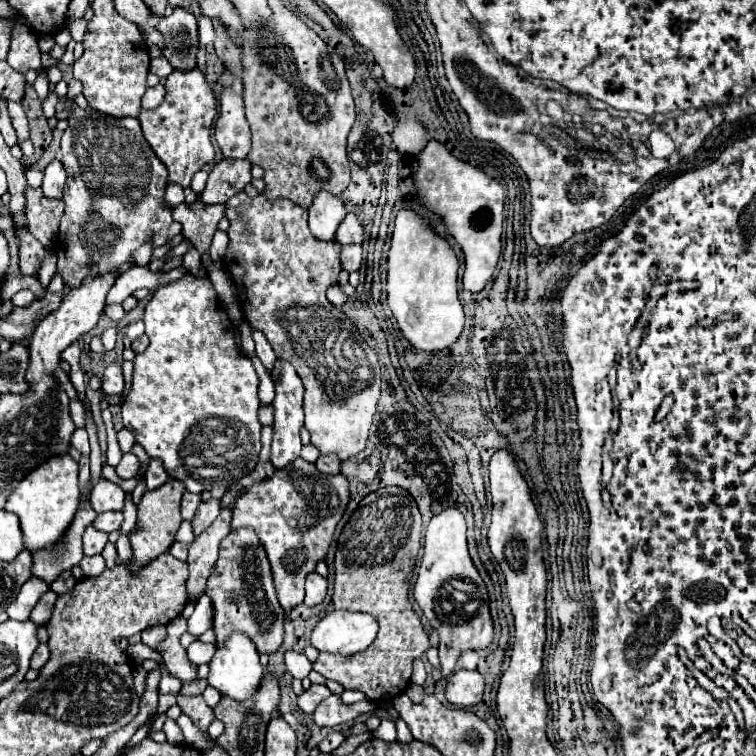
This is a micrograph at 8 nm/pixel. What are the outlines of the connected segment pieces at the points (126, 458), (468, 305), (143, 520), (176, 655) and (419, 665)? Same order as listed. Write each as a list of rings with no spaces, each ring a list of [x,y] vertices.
[[[127,452],[127,454],[123,454],[123,458],[115,470],[117,470],[119,478],[135,478],[135,476],[139,476],[139,468],[141,468],[139,458],[135,454]]]
[[[462,278],[462,288],[459,291],[459,297],[463,305],[466,318],[473,318],[473,314],[477,314],[477,304],[485,298],[485,288],[479,290],[479,292],[469,292],[463,288],[463,278]]]
[[[169,480],[157,490],[147,490],[137,506],[137,526],[139,532],[131,536],[131,546],[133,546],[133,568],[139,570],[139,566],[145,566],[159,554],[167,552],[169,546],[175,542],[175,532],[179,530],[179,524],[183,522],[179,506],[181,506],[181,496],[185,494],[185,486],[179,480]]]
[[[181,615],[169,622],[166,626],[167,640],[159,646],[159,652],[165,660],[167,670],[177,676],[179,680],[195,680],[197,678],[197,664],[193,664],[187,658],[187,650],[181,646],[180,633],[175,631],[175,627],[187,627],[187,621]]]
[[[421,659],[415,660],[413,664],[413,673],[410,679],[411,682],[422,686],[426,680],[426,676],[427,673],[423,661]]]

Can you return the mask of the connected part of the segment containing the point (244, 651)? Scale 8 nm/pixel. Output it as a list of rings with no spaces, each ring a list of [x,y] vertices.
[[[235,632],[223,646],[217,646],[217,652],[211,658],[211,670],[207,680],[209,686],[215,686],[221,692],[221,696],[231,698],[235,702],[245,702],[247,698],[253,698],[253,694],[259,690],[263,676],[265,676],[265,668],[259,662],[259,654],[255,646],[243,632]]]

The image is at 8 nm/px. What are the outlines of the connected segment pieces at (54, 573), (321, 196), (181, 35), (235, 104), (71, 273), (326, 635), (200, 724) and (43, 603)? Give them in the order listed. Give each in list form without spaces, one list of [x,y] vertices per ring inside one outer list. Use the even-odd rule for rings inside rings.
[[[88,483],[85,493],[80,498],[71,530],[65,534],[65,538],[51,546],[49,550],[41,550],[39,554],[33,556],[33,576],[43,578],[47,584],[51,584],[63,570],[71,570],[83,558],[81,538],[87,524],[91,524],[97,518],[95,510],[86,505],[86,497],[90,497],[92,487]]]
[[[319,192],[309,208],[309,230],[323,242],[335,242],[337,228],[345,216],[347,210],[341,198],[329,192]]]
[[[176,8],[171,16],[161,18],[157,26],[165,38],[165,58],[173,68],[195,68],[197,50],[197,18],[189,10]]]
[[[225,88],[219,100],[219,120],[215,126],[215,140],[225,158],[247,158],[251,150],[249,122],[243,110],[243,98]]]
[[[77,106],[61,138],[59,160],[67,170],[67,184],[63,194],[65,214],[61,218],[57,244],[57,272],[67,288],[73,290],[75,286],[81,286],[85,278],[97,278],[109,272],[121,276],[127,268],[135,266],[133,252],[143,246],[143,242],[151,242],[153,248],[161,248],[181,232],[179,222],[171,218],[171,206],[165,202],[165,188],[169,180],[167,168],[143,138],[137,118],[113,118],[91,108],[83,110]]]
[[[333,610],[313,630],[311,644],[329,654],[353,656],[365,650],[377,636],[377,622],[369,614]]]
[[[177,696],[177,704],[179,704],[179,708],[193,720],[193,724],[205,734],[205,738],[207,740],[211,740],[211,736],[209,736],[209,732],[207,732],[207,728],[209,728],[209,724],[213,722],[213,710],[205,704],[205,700],[201,698],[201,696]]]
[[[49,590],[49,592],[39,600],[39,604],[35,606],[35,610],[31,612],[31,620],[35,620],[37,626],[45,626],[45,624],[49,622],[51,614],[53,614],[55,600],[57,600],[57,594],[51,592],[51,590]]]

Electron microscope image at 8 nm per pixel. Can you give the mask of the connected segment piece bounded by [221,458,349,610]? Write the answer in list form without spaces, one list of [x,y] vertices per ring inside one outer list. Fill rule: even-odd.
[[[297,458],[283,470],[275,470],[273,476],[253,484],[243,494],[237,490],[225,492],[221,508],[233,504],[231,530],[251,528],[263,542],[267,552],[273,584],[283,610],[291,610],[303,602],[305,576],[315,572],[319,560],[325,560],[335,528],[345,514],[349,502],[349,482],[343,474],[321,474],[311,462]]]

